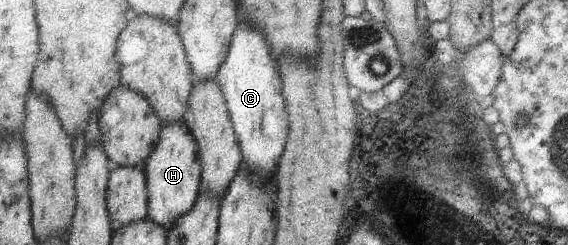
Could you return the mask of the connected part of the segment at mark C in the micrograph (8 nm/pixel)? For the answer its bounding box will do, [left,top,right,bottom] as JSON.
[215,27,291,169]

